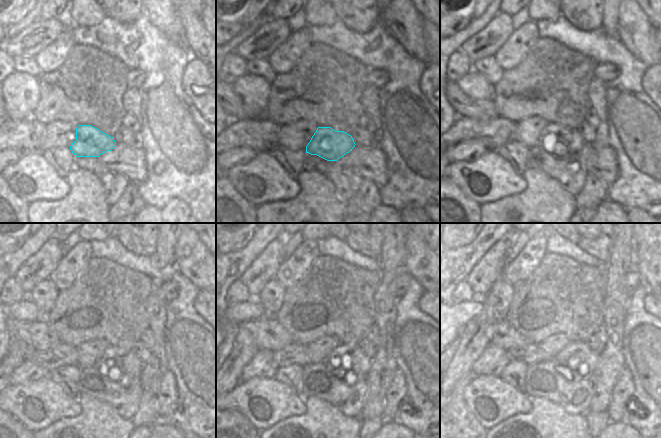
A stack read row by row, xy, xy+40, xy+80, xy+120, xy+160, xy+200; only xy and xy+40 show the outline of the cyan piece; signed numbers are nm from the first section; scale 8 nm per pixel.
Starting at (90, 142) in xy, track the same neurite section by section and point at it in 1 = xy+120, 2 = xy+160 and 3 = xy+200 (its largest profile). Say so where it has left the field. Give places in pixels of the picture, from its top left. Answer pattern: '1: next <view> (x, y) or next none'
1: next xy+120 (121, 366)
2: next xy+160 (348, 362)
3: next xy+200 (576, 361)

